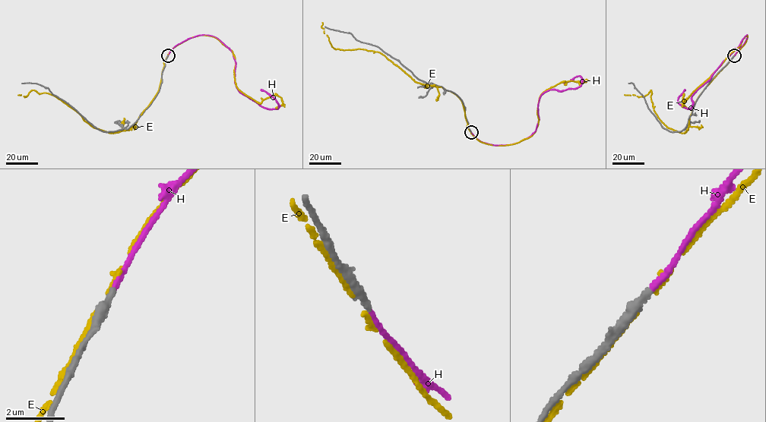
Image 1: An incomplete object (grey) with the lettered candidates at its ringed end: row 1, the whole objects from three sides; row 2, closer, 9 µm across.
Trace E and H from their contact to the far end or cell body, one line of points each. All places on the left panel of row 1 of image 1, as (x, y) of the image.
E: (168, 55), (158, 92), (127, 130), (108, 133), (94, 127), (48, 93), (31, 90), (25, 96), (19, 94)
H: (168, 55), (191, 38), (214, 36), (232, 53), (237, 89), (261, 106), (277, 108), (276, 101), (261, 89)

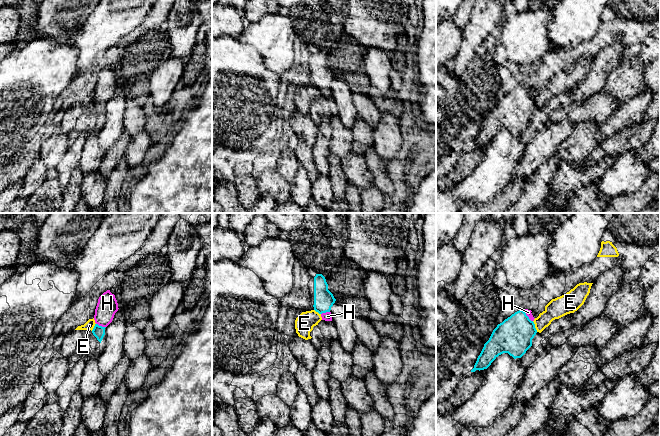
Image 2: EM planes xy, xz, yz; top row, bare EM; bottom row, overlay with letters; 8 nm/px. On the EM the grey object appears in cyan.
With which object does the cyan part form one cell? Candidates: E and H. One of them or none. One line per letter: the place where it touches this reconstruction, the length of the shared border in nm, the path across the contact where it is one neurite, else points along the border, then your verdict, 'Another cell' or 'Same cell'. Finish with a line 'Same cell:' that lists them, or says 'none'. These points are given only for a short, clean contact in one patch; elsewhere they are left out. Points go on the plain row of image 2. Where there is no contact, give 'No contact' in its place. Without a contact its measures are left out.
E: Touches cyan at yz (534, 102). Shared border 100 nm. Boundary: yz (532, 97), (537, 107). Another cell
H: Touches cyan at yz (527, 92). Shared border 130 nm. Path across: yz (514, 111), (527, 92), (528, 88). Same cell
Same cell: H

